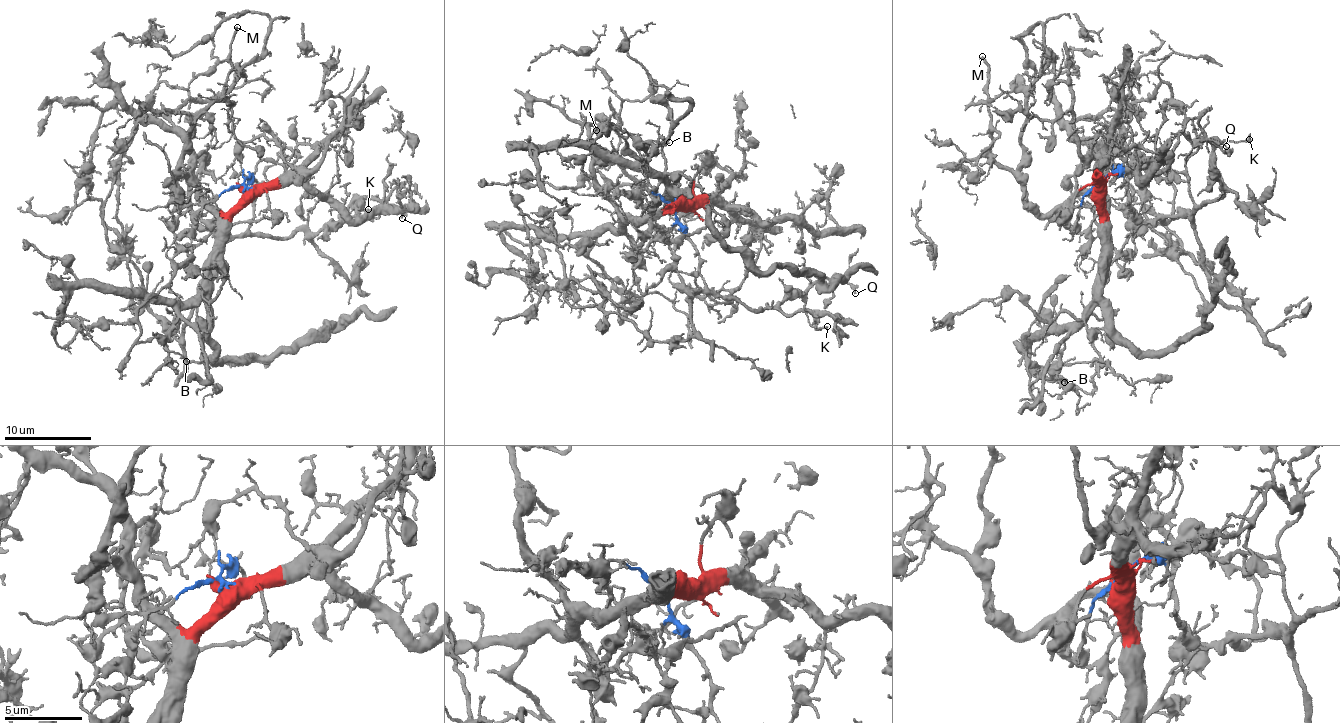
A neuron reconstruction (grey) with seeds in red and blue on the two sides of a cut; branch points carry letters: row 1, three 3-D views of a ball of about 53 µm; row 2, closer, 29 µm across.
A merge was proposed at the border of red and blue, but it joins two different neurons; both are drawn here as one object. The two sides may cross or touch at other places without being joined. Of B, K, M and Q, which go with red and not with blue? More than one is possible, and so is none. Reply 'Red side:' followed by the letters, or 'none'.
Red side: B, M

